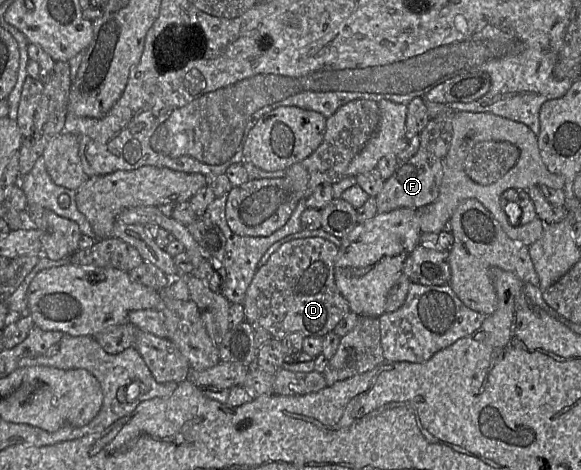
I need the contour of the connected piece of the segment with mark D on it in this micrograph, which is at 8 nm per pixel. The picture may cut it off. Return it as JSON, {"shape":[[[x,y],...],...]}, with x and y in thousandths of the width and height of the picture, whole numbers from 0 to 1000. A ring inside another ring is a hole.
{"shape":[[[549,504],[506,509],[489,517],[448,568],[425,613],[418,655],[422,683],[437,704],[456,702],[480,726],[499,709],[552,717],[573,704],[602,664],[575,591],[582,526]]]}

